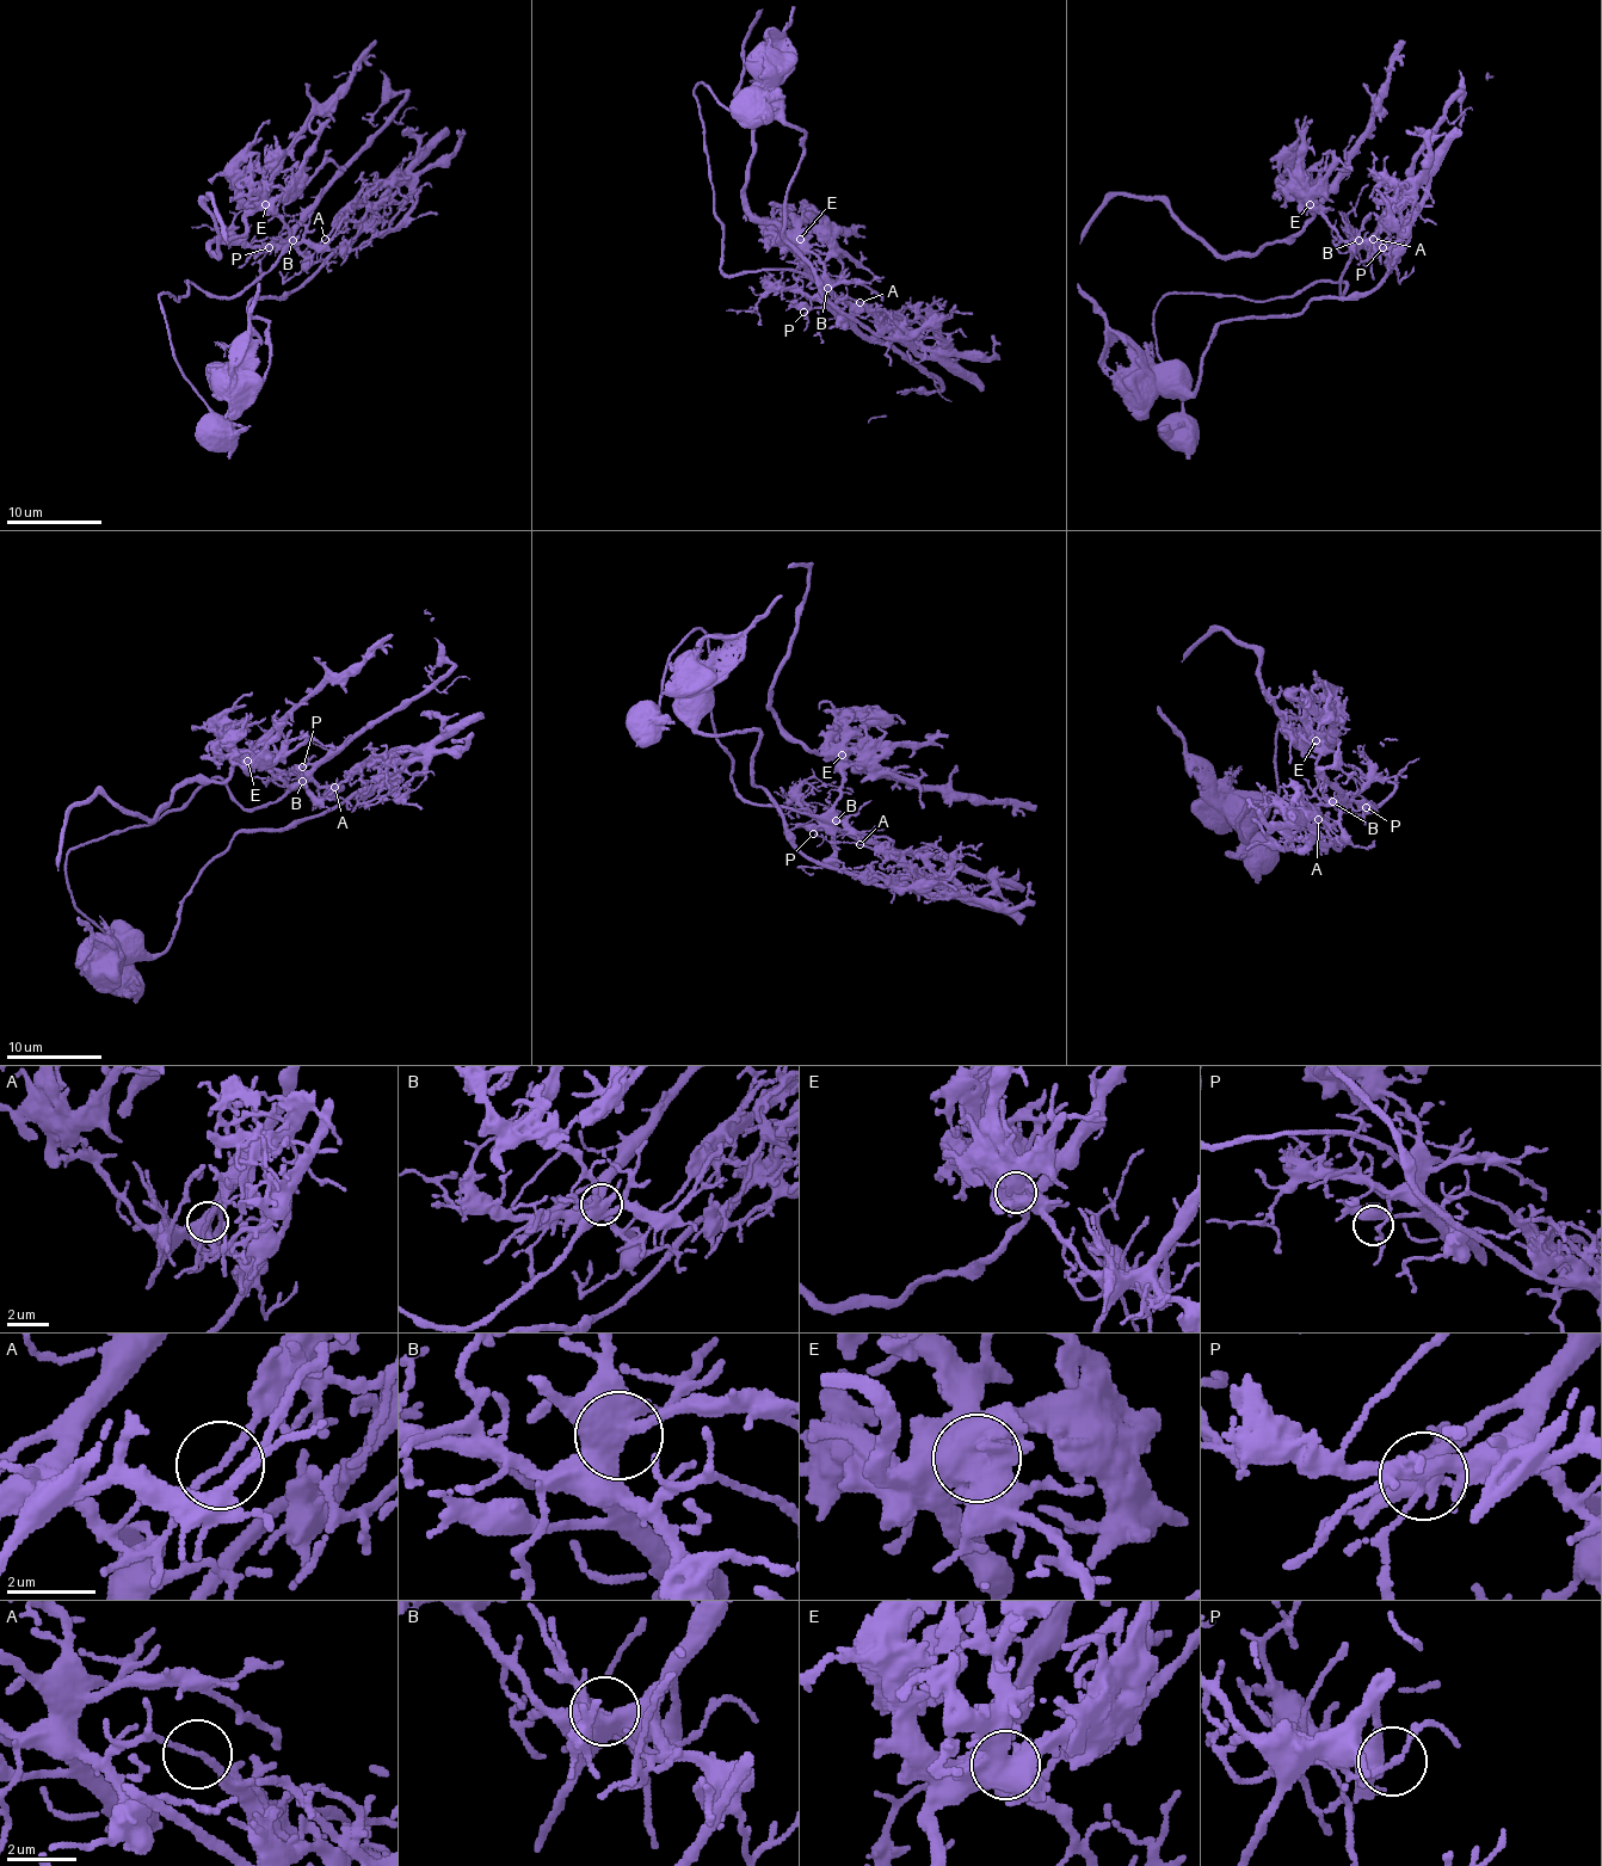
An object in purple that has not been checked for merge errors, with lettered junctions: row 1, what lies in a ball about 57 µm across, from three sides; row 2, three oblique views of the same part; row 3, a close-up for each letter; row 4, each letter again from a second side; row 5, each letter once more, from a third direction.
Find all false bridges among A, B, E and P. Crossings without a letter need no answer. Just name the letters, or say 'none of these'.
A, E

